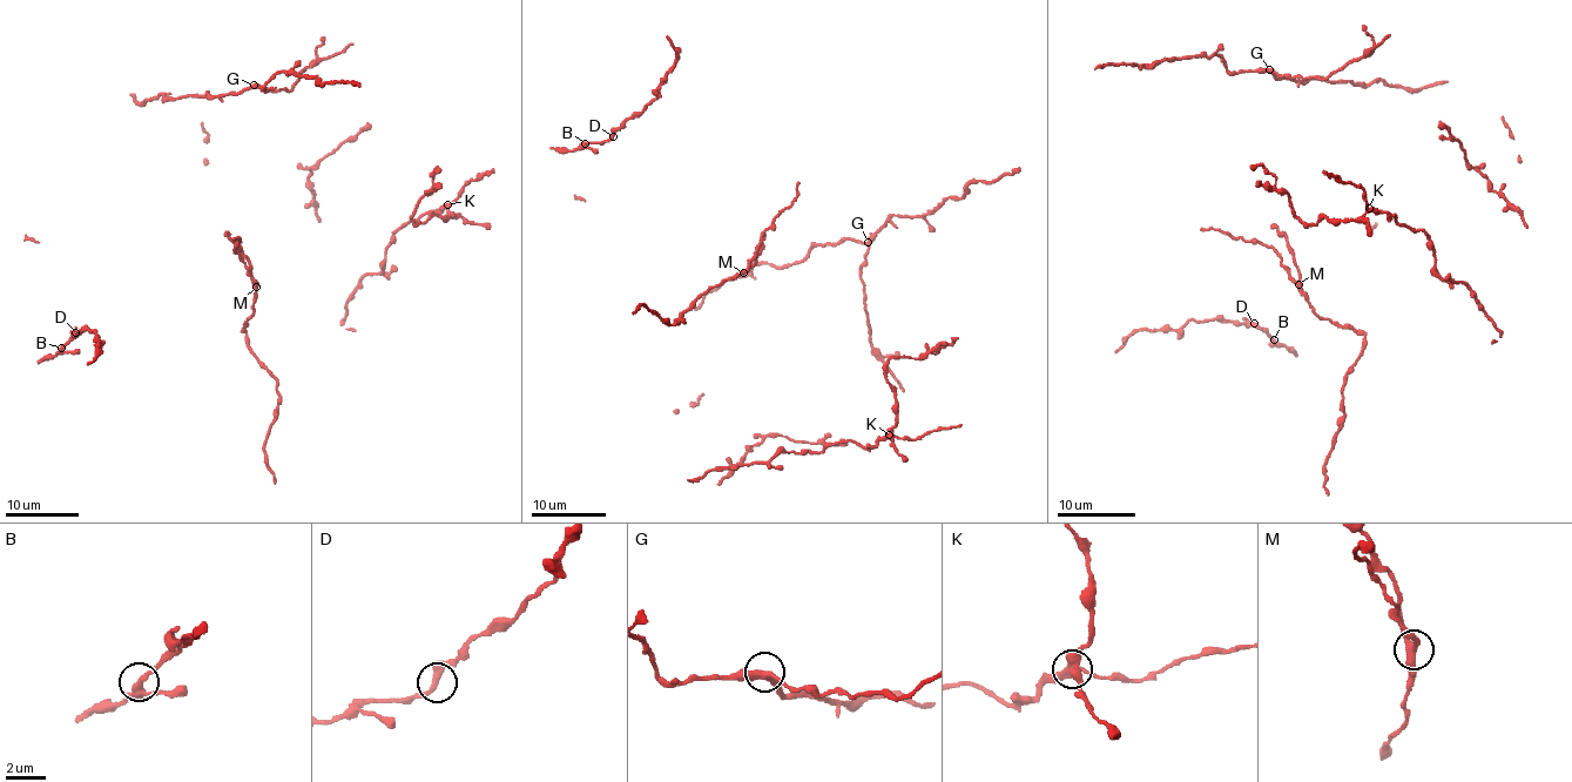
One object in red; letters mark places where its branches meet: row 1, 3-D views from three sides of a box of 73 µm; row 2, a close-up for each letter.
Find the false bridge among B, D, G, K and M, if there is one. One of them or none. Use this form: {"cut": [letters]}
{"cut": ["M"]}

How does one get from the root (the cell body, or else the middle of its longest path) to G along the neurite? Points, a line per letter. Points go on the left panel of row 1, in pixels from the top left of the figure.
G: (298, 74), (291, 89), (263, 90), (254, 85)

